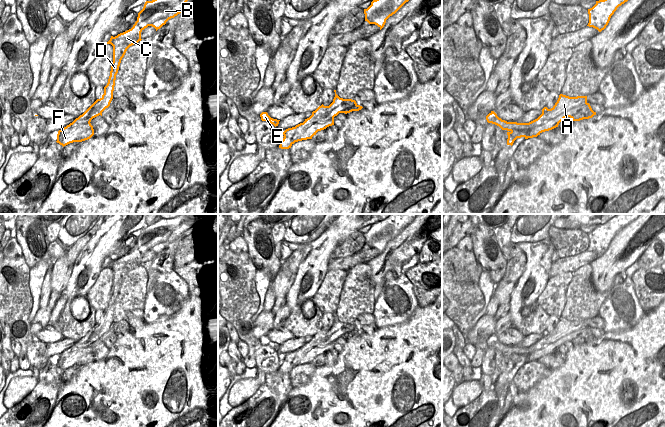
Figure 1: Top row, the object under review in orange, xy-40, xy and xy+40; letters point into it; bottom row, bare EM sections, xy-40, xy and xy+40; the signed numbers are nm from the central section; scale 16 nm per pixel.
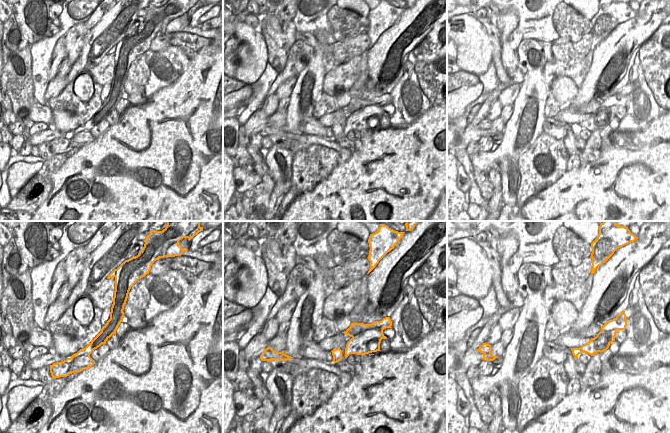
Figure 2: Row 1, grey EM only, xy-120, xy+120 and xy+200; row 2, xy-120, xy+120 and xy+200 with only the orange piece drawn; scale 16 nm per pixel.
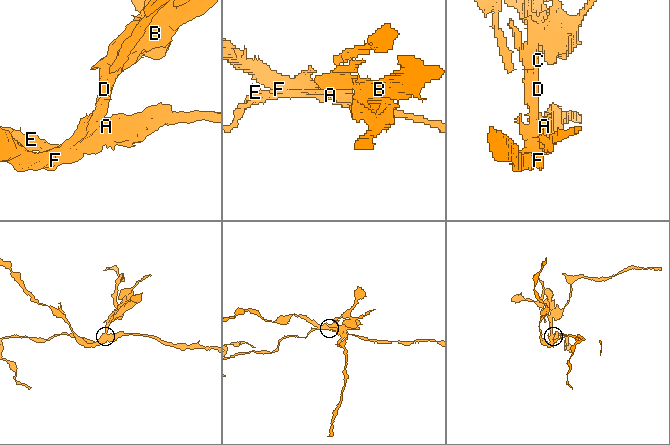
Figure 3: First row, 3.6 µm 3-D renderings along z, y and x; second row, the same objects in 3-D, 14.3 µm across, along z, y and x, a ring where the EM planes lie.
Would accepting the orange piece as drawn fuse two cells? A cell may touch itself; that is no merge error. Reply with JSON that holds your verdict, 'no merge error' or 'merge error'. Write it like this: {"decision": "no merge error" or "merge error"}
{"decision": "merge error"}

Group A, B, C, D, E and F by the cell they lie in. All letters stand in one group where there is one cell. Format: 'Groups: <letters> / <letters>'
Groups: A B C D E / F.

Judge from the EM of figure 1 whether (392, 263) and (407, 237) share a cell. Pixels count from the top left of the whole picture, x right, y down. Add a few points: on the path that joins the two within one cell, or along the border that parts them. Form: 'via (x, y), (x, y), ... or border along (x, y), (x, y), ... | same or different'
via (393, 257), (407, 243) | same

